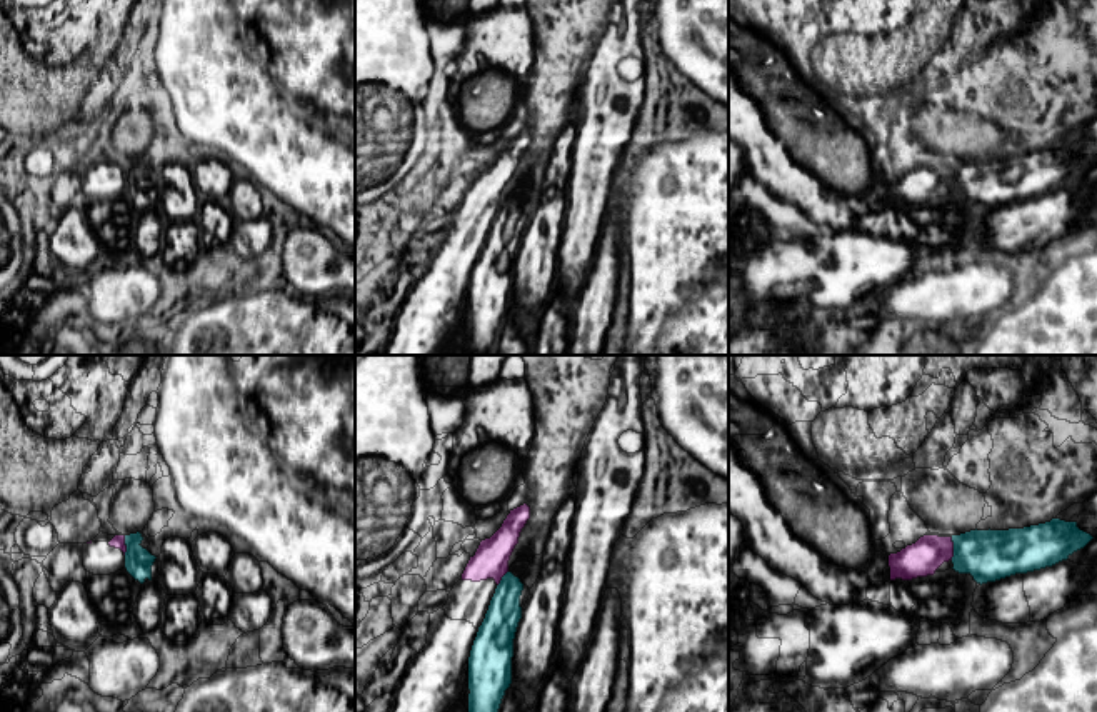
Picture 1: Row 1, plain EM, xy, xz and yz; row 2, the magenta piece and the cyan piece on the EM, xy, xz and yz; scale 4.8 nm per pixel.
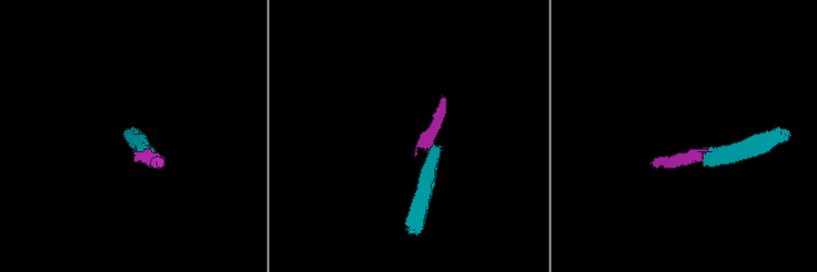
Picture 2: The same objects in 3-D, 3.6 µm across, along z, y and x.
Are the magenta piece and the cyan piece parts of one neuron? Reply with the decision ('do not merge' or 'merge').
do not merge

